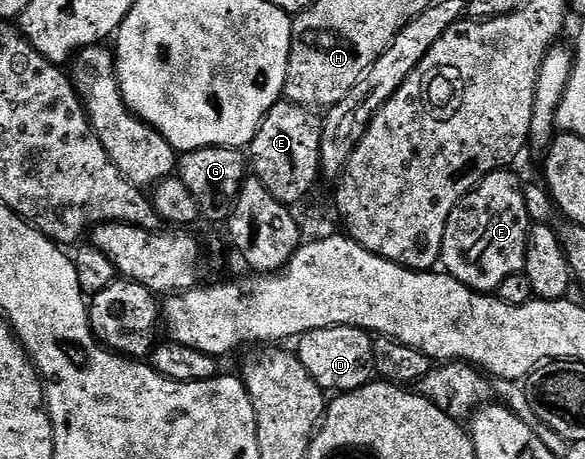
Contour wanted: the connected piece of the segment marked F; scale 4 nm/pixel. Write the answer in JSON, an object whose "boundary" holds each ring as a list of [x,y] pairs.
{"boundary":[[[506,168],[484,175],[453,209],[443,232],[439,262],[444,273],[479,294],[492,295],[507,276],[525,269],[531,221],[523,200],[523,182],[513,172]]]}

